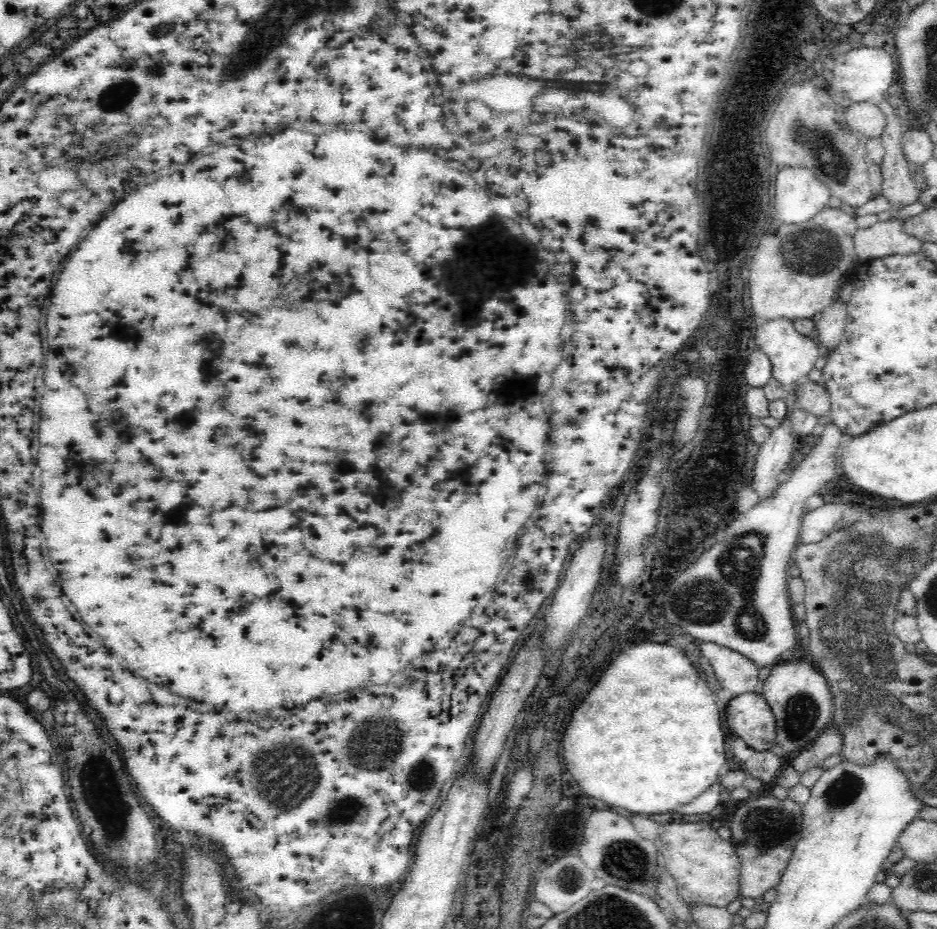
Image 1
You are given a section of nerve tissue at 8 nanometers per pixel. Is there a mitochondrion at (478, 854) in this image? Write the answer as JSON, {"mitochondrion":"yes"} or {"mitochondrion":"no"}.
{"mitochondrion":"no"}

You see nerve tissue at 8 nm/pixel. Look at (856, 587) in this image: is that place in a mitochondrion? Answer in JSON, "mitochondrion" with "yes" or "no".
{"mitochondrion":"yes"}

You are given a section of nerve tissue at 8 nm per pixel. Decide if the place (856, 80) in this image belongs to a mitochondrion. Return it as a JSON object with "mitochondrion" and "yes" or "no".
{"mitochondrion":"no"}

